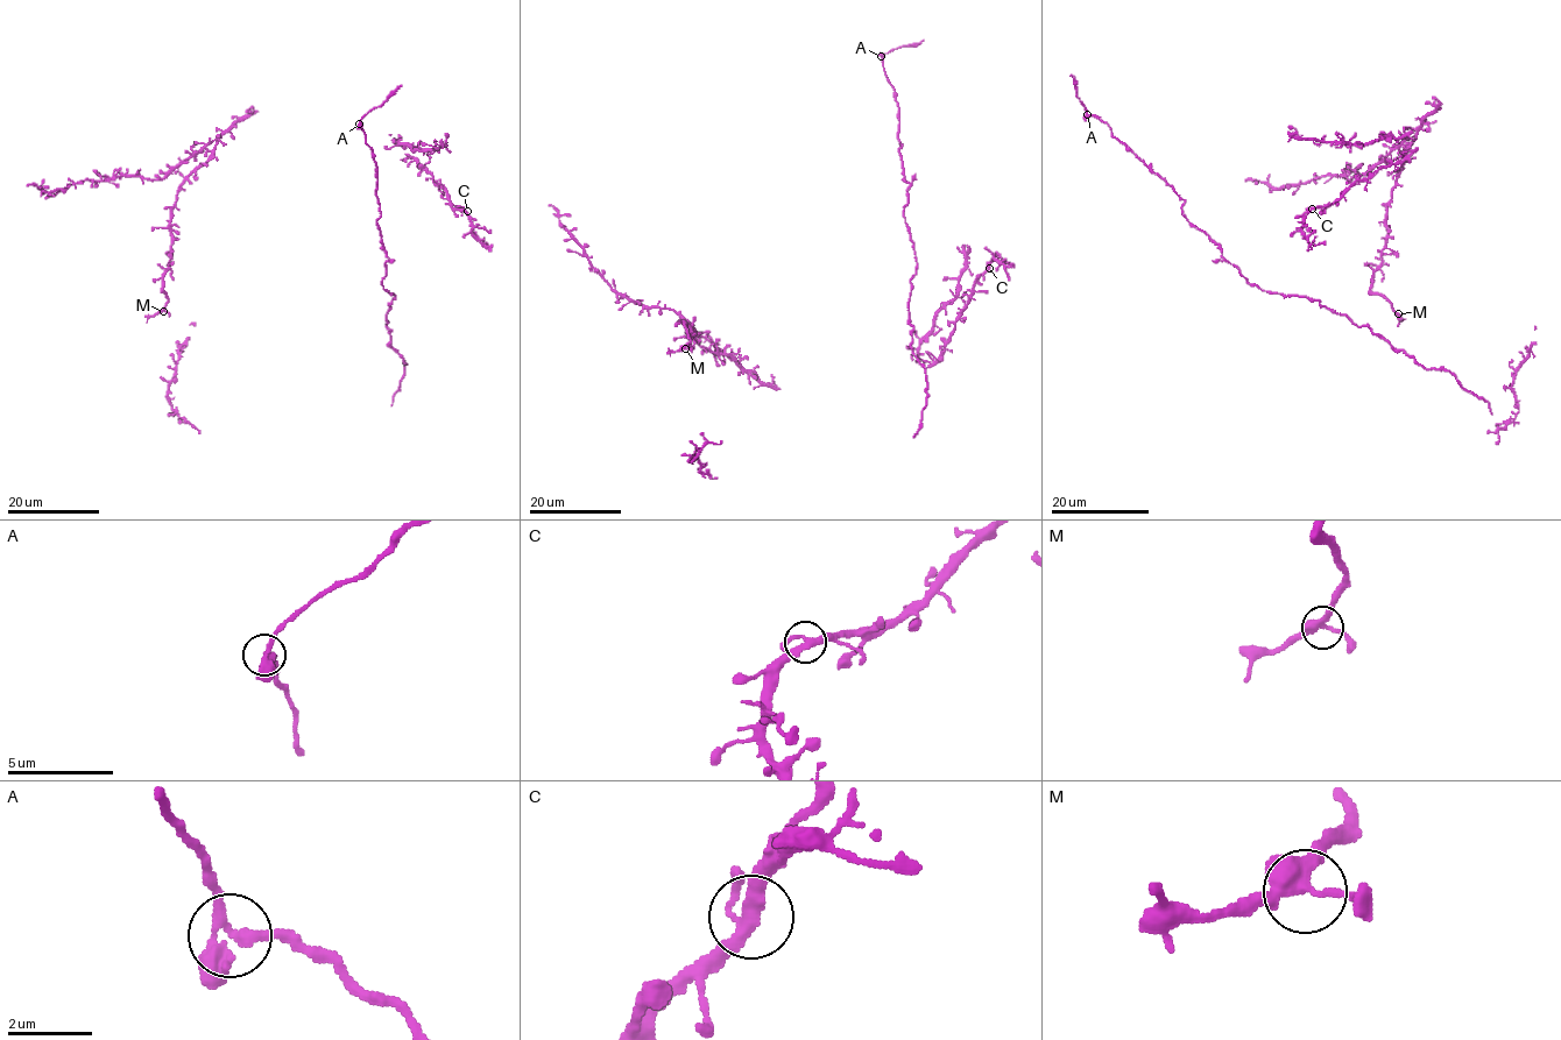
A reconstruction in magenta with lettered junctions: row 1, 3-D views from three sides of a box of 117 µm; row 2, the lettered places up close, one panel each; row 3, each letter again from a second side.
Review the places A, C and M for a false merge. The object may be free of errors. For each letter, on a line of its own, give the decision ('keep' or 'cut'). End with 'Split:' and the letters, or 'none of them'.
A: keep
C: keep
M: keep
Split: none of them

